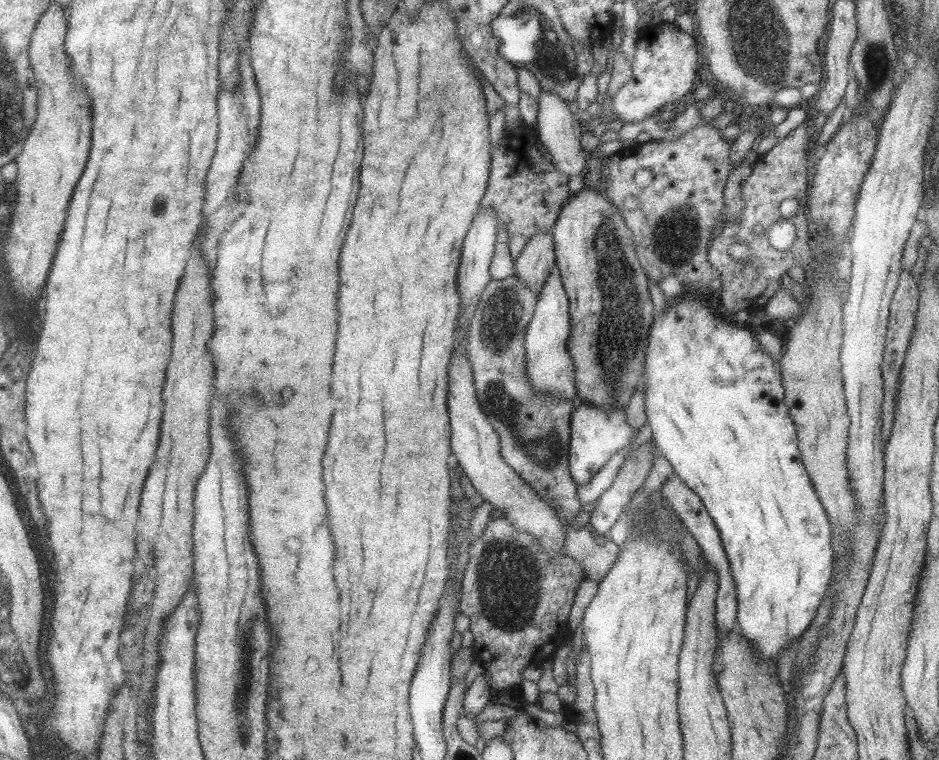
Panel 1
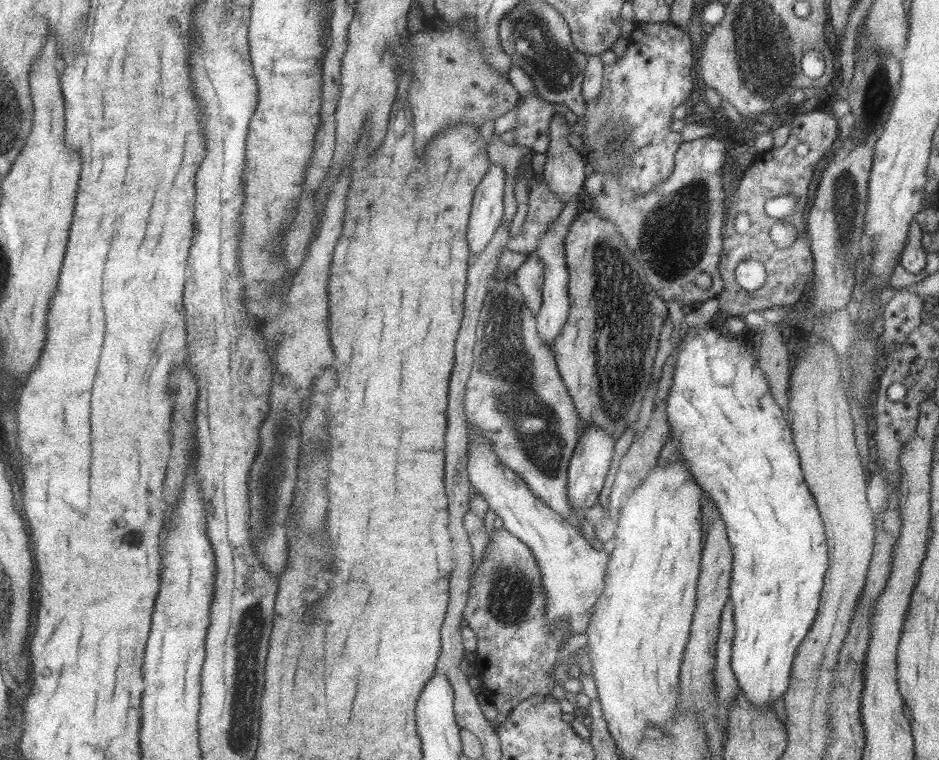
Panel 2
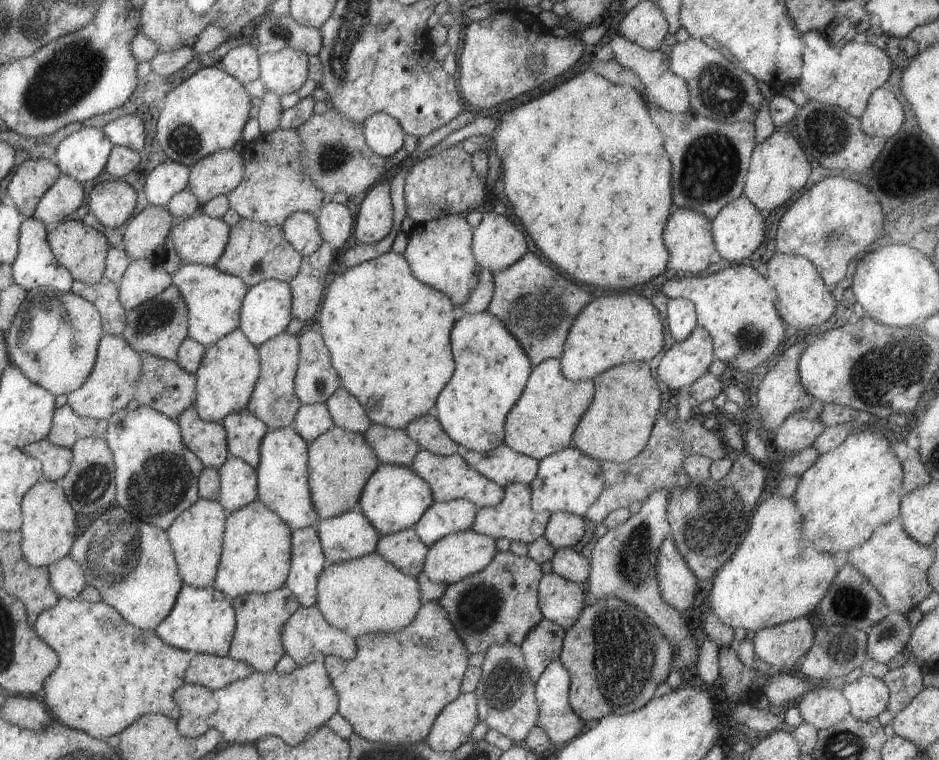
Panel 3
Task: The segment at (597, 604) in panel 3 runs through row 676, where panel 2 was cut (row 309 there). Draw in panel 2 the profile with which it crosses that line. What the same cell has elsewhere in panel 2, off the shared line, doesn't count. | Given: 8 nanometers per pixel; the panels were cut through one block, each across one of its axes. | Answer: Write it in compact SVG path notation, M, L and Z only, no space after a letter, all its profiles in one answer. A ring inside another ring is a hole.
M591 207L581 208L576 212L575 220L569 224L566 235L563 237L563 250L564 250L564 263L568 272L568 297L570 307L568 310L568 317L561 327L559 334L555 337L552 344L553 358L556 360L558 373L561 380L569 393L570 399L573 401L574 407L577 411L577 416L580 423L583 424L581 436L577 439L577 445L571 456L570 462L567 467L567 500L573 510L582 511L595 505L595 501L603 487L605 474L610 466L612 456L614 454L613 446L616 439L620 437L627 428L631 428L635 424L637 412L639 412L639 402L645 396L645 388L649 382L649 374L651 374L651 364L653 364L653 356L657 350L657 336L659 336L659 328L661 328L663 321L667 317L668 310L666 309L666 302L657 298L657 294L653 292L653 288L645 282L646 276L644 275L642 266L637 262L637 259L632 255L627 243L611 222L607 222L605 218L601 218Z

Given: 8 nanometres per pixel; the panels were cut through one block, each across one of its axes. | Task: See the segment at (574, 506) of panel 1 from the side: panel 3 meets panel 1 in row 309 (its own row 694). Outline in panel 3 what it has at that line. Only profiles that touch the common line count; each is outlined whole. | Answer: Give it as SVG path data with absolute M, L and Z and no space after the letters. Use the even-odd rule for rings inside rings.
M491 644L480 665L481 678L473 692L476 696L477 718L488 729L499 732L521 744L523 738L535 726L537 705L535 704L534 683L529 678L520 646L515 644Z

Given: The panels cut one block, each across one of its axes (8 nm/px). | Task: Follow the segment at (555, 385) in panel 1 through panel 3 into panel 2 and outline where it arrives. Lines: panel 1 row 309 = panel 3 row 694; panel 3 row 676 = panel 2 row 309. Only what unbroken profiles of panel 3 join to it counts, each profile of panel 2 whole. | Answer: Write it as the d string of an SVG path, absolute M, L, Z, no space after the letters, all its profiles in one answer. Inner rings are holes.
M574 196L565 202L557 221L553 221L553 225L547 229L547 232L542 234L539 239L536 249L533 253L541 259L543 263L544 279L542 282L542 297L539 310L534 314L535 330L537 331L540 339L551 348L554 343L555 337L559 334L561 327L564 325L568 317L568 310L570 307L568 297L568 272L564 263L564 250L563 250L563 237L566 235L569 224L575 220L576 216L577 198Z

